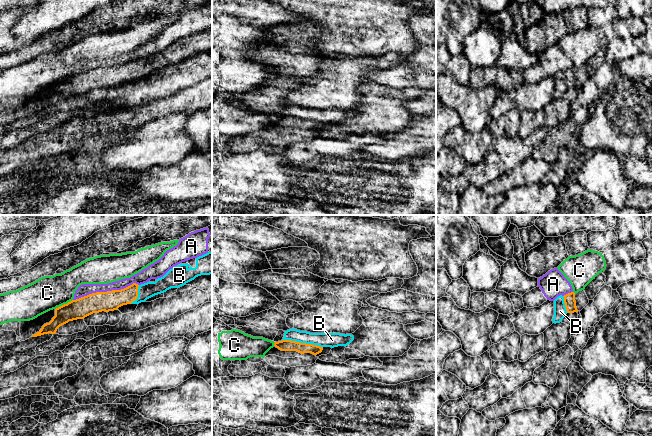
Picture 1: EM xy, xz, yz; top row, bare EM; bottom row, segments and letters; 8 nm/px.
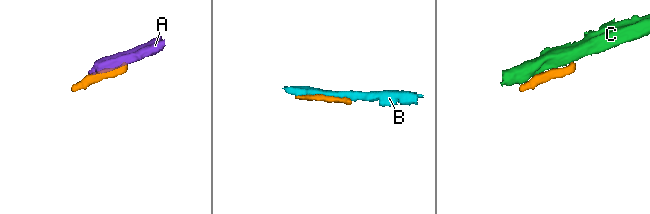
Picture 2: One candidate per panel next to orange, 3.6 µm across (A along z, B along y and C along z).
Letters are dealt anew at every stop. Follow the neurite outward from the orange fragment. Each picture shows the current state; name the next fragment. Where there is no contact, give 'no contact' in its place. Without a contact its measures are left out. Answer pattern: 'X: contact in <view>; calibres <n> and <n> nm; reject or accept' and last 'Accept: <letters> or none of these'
A: contact in xy; calibres 160 and 100 nm; reject
B: contact in xz; calibres 100 and 120 nm; accept
C: contact in xy; calibres 160 and 280 nm; reject
Accept: B

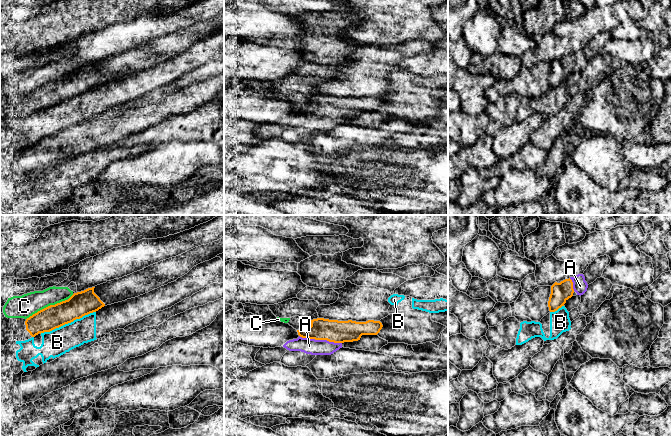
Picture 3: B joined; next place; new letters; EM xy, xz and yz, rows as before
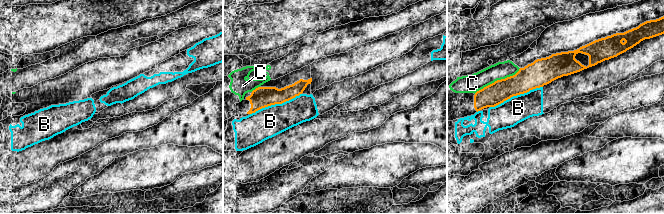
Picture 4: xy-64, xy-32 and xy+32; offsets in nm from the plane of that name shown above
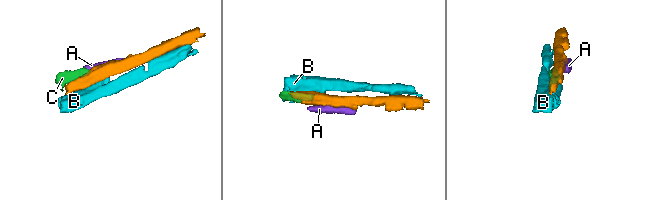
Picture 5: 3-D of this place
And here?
A: contact in xz; calibres 180 and 130 nm; accept
B: contact in xy; calibres 190 and 220 nm; reject
C: contact in xy; calibres 190 and 180 nm; reject
Accept: A

